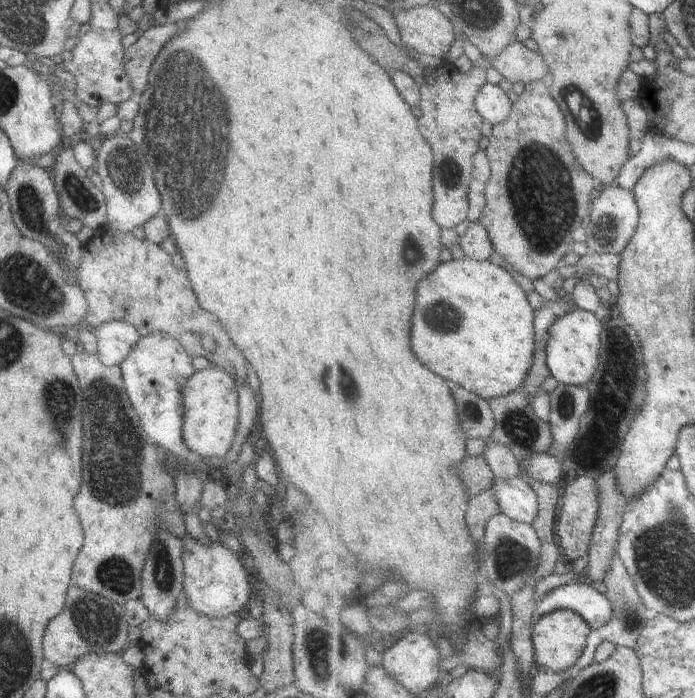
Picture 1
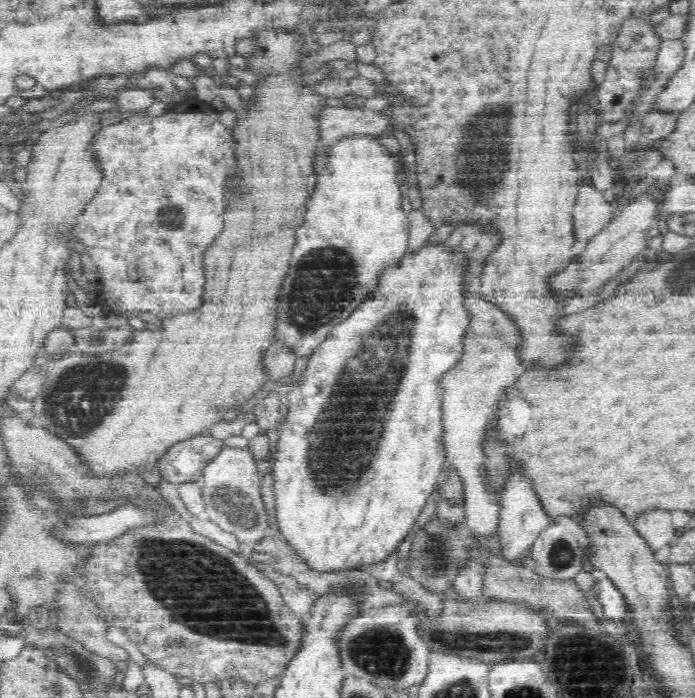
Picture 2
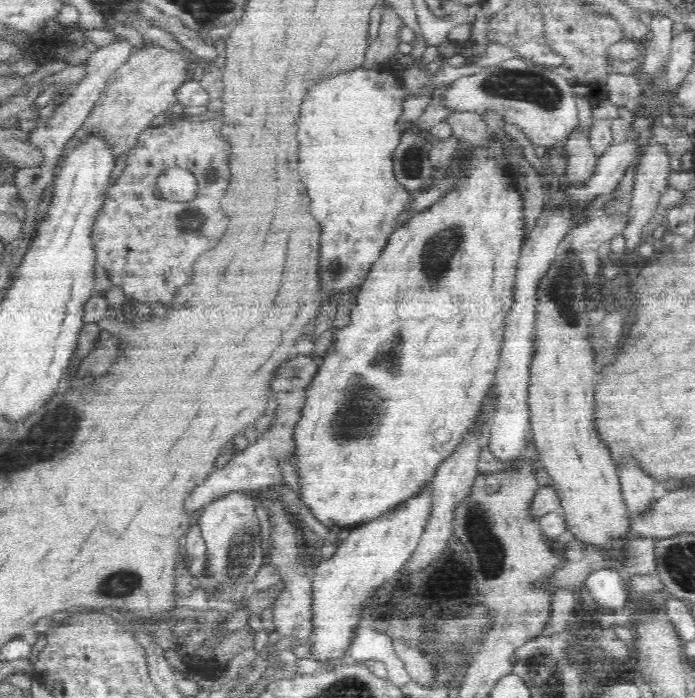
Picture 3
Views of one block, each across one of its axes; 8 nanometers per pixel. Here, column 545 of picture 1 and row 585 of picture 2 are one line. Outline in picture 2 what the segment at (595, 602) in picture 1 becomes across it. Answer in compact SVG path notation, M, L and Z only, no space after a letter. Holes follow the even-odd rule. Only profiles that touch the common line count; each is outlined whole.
M600 576L595 584L598 592L597 598L603 606L603 616L601 620L621 621L624 618L632 619L631 606L626 600L624 593L605 576Z

